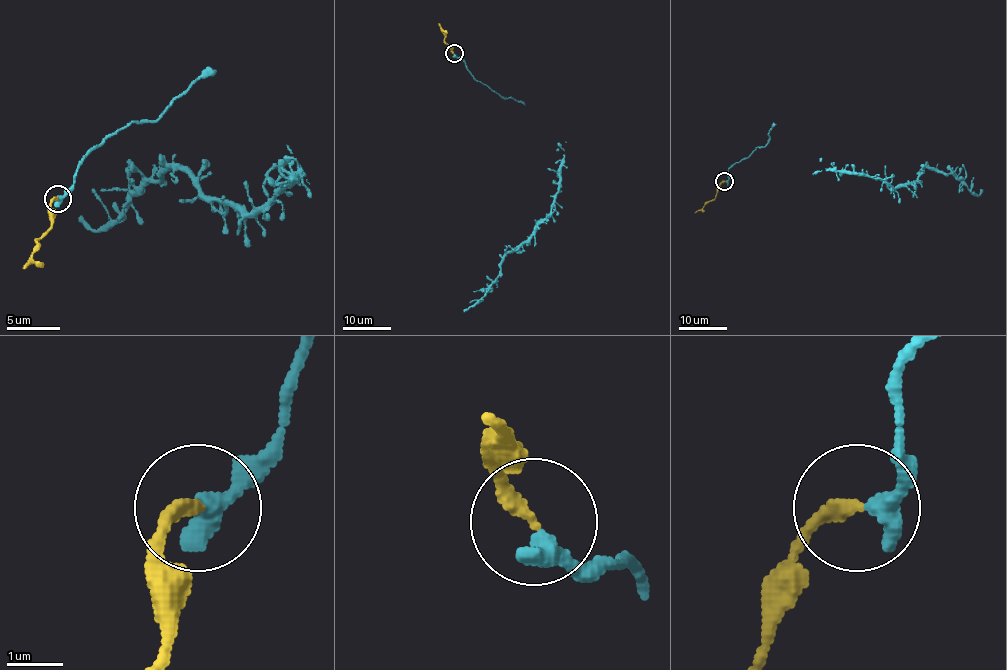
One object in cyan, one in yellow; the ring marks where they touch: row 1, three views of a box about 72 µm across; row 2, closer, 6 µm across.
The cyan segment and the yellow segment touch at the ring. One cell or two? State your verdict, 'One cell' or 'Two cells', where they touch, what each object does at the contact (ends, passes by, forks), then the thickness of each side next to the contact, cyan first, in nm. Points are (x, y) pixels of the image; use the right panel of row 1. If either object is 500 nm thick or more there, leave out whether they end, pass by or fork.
One cell. Place: (724, 181). At the ring cyan ends. At the ring yellow ends. Thickness 440 nm (cyan) against 240 nm

